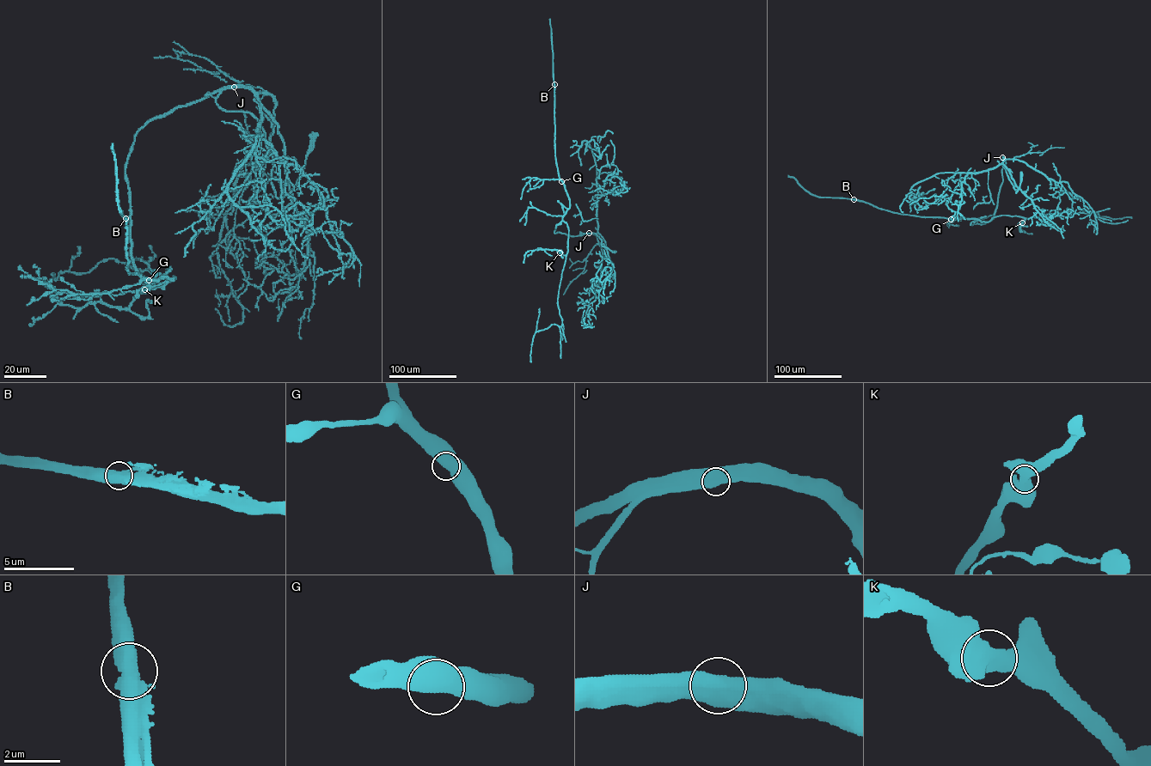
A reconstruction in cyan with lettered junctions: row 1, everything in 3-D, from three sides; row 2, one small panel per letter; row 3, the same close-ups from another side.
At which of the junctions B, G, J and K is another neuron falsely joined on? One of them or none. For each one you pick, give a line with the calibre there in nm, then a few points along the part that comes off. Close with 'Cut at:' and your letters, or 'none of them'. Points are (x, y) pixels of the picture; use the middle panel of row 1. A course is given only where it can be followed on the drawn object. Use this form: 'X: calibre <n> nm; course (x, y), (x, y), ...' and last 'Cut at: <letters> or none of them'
Cut at: none of them

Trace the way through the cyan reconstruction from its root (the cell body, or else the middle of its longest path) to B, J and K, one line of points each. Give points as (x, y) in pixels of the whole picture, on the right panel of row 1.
B: (997, 207), (993, 217), (984, 221), (976, 218), (902, 214), (854, 199)
J: (997, 207), (1002, 181), (1001, 169), (1005, 164), (1002, 157)
K: (997, 207), (990, 220), (1007, 215), (1024, 217), (1022, 222)

